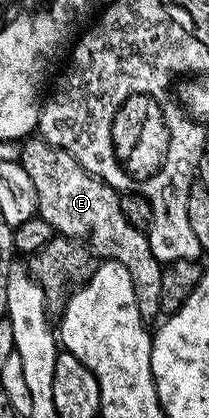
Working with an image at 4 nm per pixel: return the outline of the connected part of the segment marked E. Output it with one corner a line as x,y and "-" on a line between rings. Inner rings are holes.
30,139
23,144
20,164
24,167
24,171
28,171
32,187
36,187
37,216
44,218
54,228
55,234
72,237
75,241
85,243
91,254
98,256
99,253
99,258
121,263
128,271
128,275
132,275
132,287
136,291
136,303
140,307
142,320
147,323
153,322
153,317
159,316
160,313
160,279
164,265
154,257
149,236
143,230
132,227
128,219
124,219
124,211
120,211
118,190
90,174
68,151
58,149
55,145
48,145
41,139

